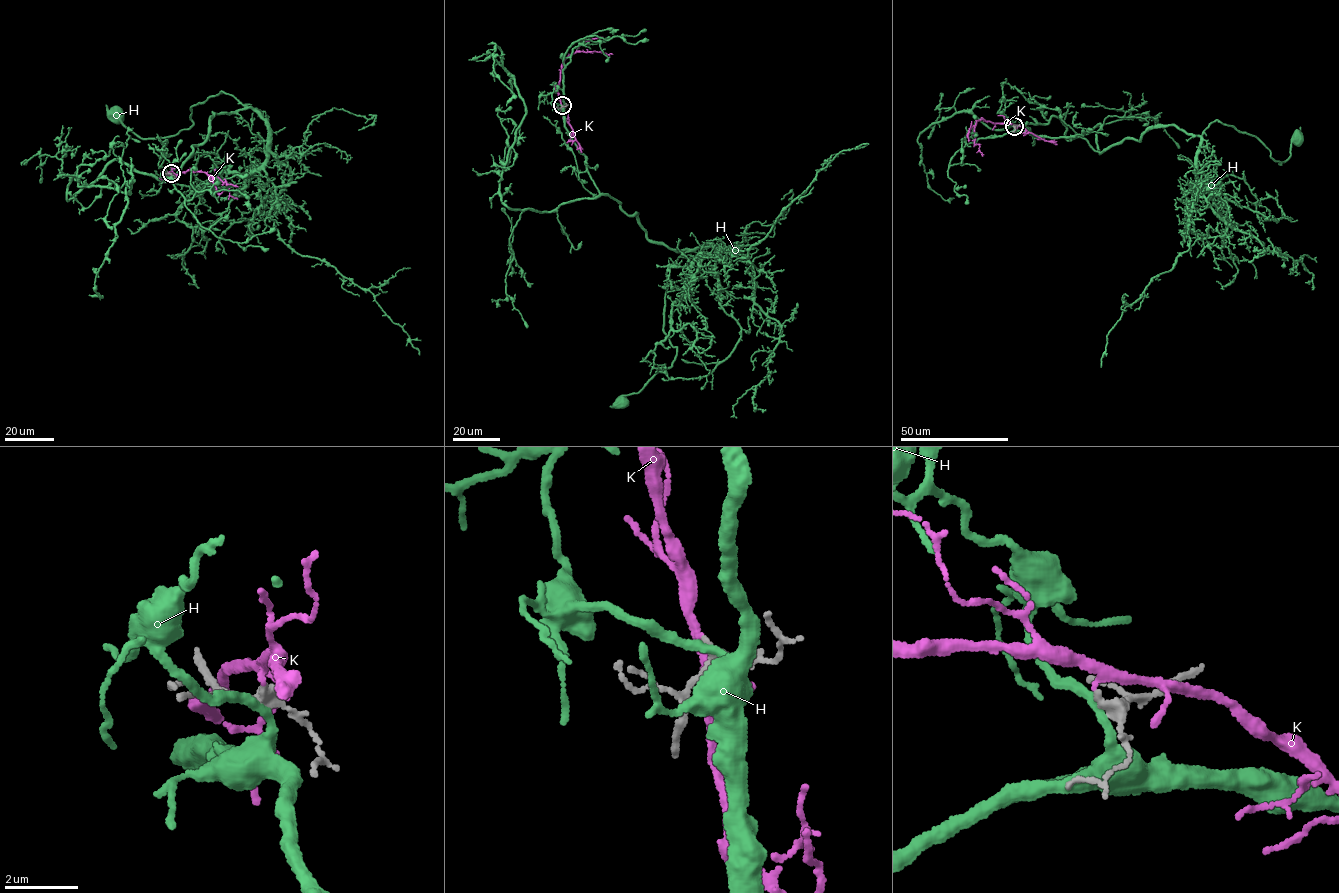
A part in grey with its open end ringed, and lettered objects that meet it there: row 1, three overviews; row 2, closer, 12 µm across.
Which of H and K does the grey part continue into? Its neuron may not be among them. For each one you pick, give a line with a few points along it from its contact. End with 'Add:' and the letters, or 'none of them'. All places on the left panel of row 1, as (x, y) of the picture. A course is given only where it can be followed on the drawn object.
Add: none of them

